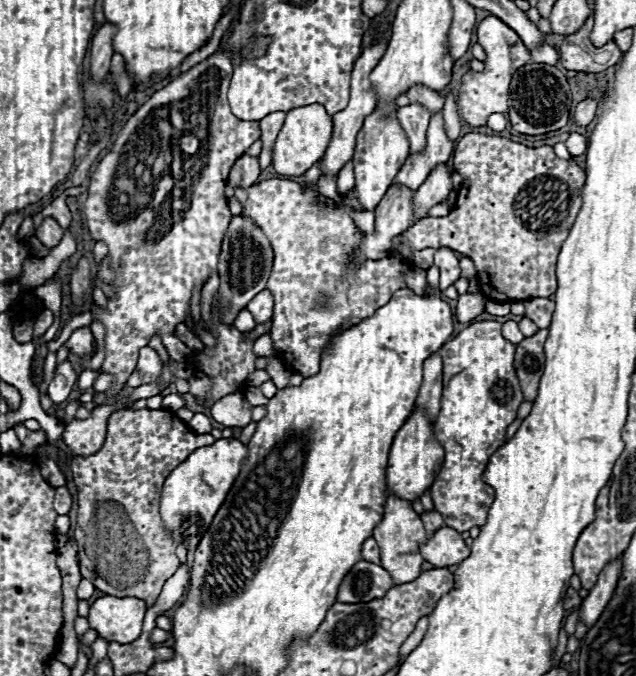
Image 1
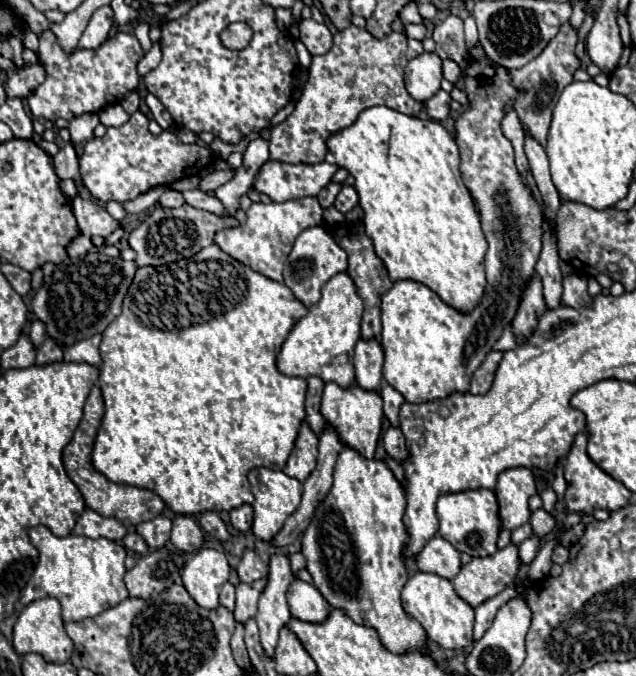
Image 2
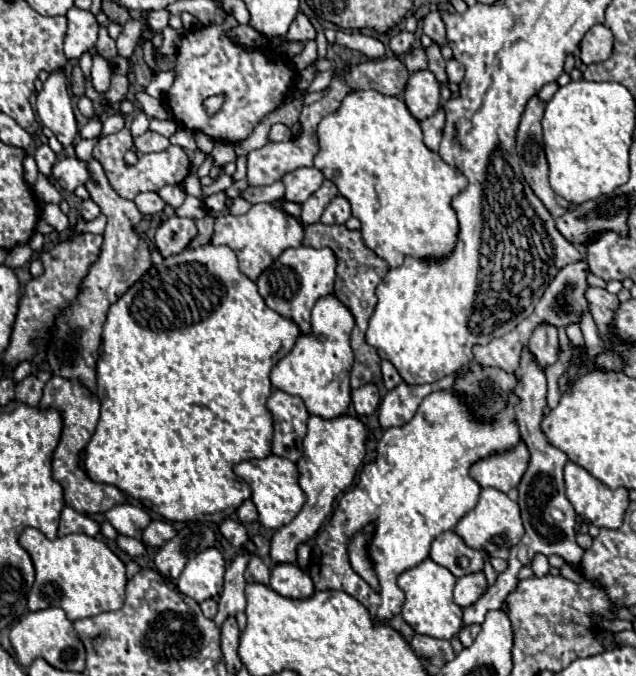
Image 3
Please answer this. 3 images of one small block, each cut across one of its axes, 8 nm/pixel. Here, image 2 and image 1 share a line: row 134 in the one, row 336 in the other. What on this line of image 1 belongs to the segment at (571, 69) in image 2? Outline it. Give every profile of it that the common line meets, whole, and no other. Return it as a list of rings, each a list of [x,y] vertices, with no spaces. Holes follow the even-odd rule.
[[[540,330],[536,336],[524,338],[516,346],[516,360],[514,368],[520,378],[520,386],[524,392],[524,400],[532,402],[538,392],[538,382],[544,370],[544,342],[546,342],[548,332]]]

